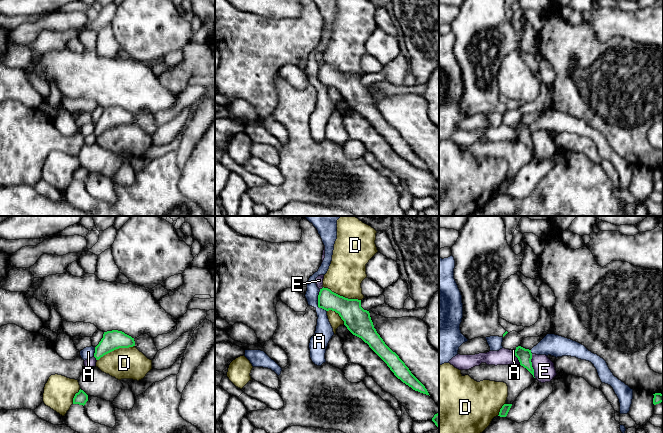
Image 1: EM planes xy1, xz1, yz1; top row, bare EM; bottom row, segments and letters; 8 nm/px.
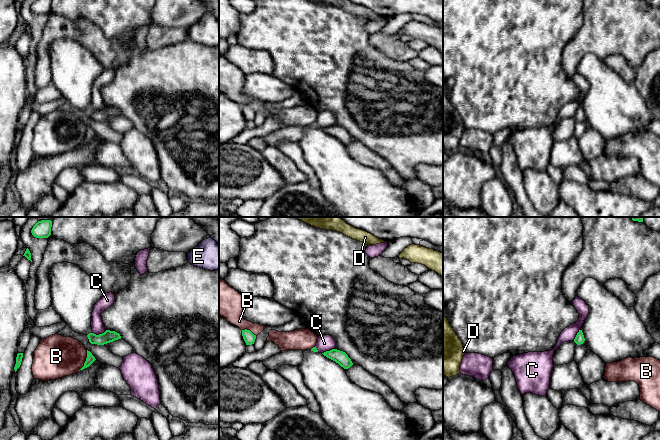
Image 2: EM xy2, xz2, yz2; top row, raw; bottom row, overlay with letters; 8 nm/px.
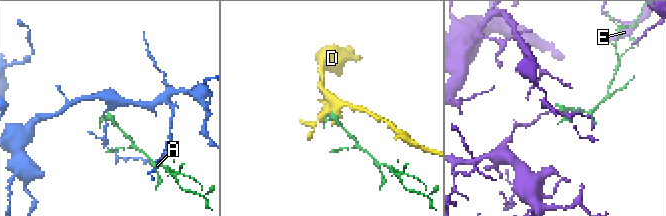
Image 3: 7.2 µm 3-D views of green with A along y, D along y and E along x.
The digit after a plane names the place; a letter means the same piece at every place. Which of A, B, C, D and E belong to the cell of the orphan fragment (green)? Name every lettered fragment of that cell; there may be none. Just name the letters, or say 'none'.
none

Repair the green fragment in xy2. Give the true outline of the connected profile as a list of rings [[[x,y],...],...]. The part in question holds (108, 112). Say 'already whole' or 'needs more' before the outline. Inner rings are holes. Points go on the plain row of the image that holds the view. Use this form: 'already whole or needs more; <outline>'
already whole; [[[106,106],[104,109],[96,111],[94,109],[89,109],[87,111],[89,118],[91,120],[104,121],[115,116],[121,115],[119,109],[115,107]]]

